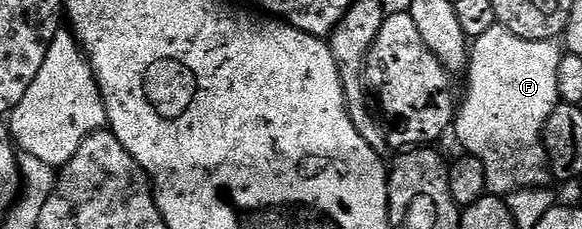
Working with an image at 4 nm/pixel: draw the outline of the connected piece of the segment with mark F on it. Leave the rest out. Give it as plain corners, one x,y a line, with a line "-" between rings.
500,24
491,26
487,34
479,34
469,49
469,89
465,101
460,101
455,116
457,140
470,157
483,164
486,189
492,195
505,198
510,192
544,188
550,183
549,162
545,158
543,137
547,118
557,109
559,94
559,62
563,48
557,40
528,40
506,32

